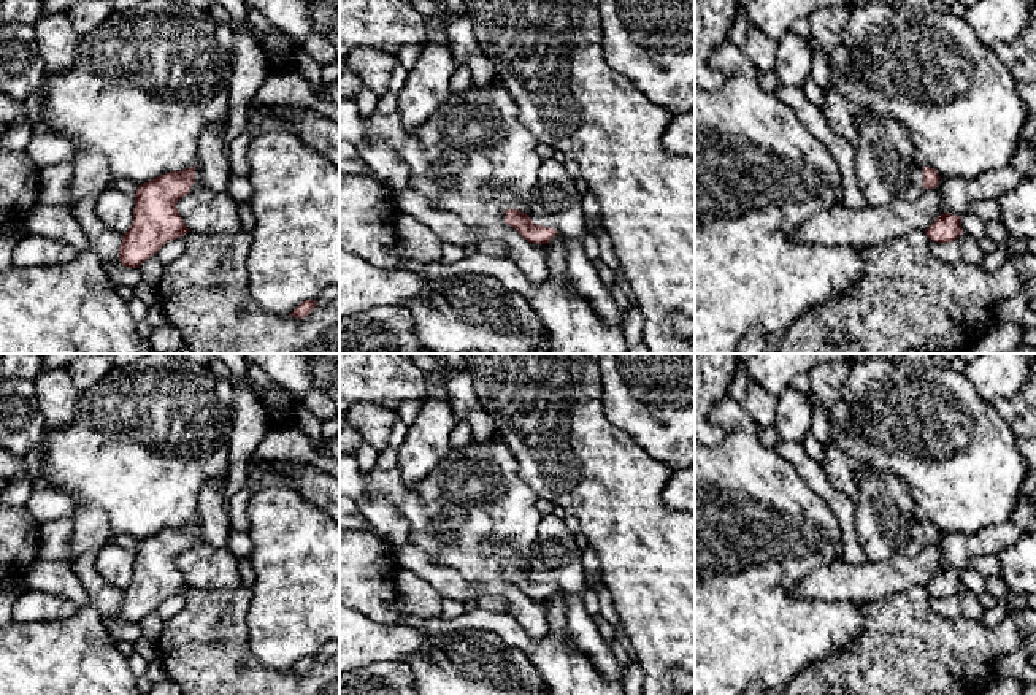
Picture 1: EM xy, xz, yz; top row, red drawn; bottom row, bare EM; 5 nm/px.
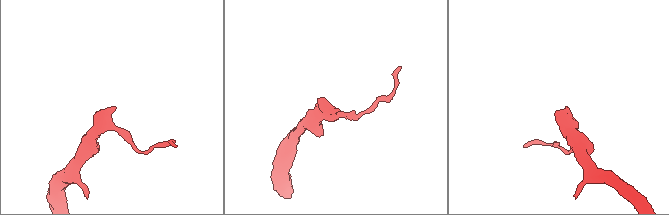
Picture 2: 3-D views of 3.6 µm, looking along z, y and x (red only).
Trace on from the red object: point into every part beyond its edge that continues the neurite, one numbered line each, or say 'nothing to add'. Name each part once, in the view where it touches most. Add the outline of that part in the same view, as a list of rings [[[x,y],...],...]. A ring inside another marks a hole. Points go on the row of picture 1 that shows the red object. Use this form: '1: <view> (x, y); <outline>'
1: xz (554, 202); [[[554,159],[543,160],[525,208],[536,225],[551,227],[566,240],[577,240],[587,232],[582,195],[565,165]]]

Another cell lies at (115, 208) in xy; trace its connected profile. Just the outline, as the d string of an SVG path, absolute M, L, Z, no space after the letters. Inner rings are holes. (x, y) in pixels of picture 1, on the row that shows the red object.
M106 187L95 198L95 213L113 232L124 235L133 222L135 195Z

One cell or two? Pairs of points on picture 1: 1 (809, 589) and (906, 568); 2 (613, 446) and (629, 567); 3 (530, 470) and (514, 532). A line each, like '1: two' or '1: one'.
1: one
2: one
3: two

